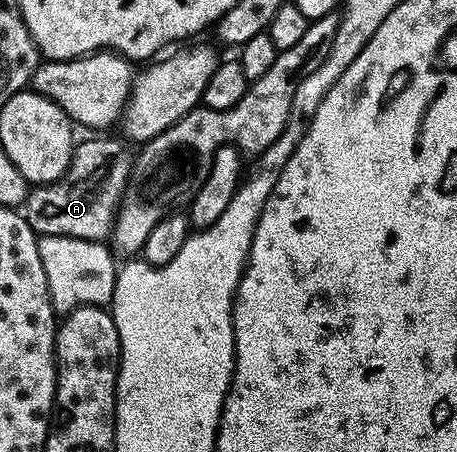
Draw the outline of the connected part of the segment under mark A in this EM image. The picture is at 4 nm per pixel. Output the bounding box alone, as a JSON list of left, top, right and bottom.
[21,137,135,241]

